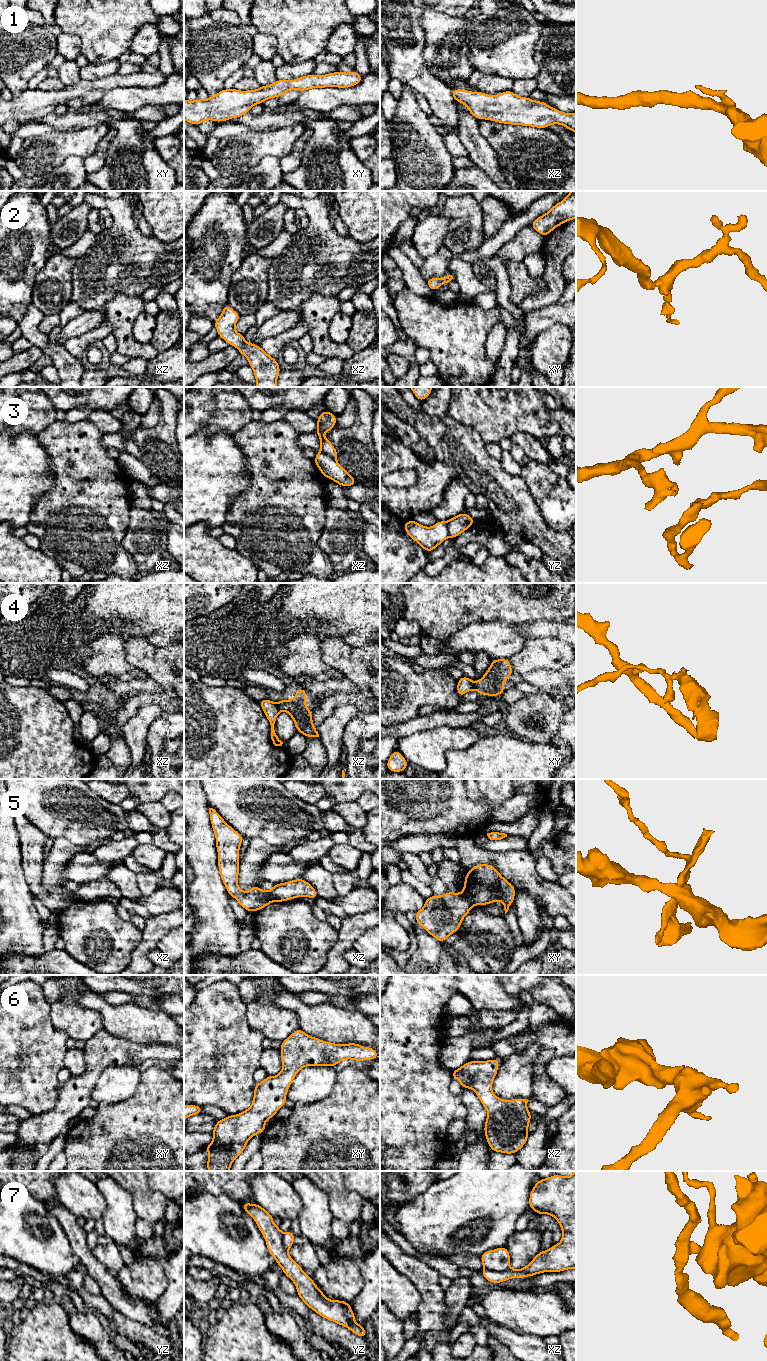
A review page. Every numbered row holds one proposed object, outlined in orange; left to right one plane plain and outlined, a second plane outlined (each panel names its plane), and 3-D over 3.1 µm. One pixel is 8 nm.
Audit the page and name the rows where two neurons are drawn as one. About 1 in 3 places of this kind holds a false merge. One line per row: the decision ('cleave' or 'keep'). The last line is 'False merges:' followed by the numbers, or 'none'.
1: keep
2: keep
3: cleave
4: cleave
5: cleave
6: keep
7: cleave
False merges: 3, 4, 5, 7

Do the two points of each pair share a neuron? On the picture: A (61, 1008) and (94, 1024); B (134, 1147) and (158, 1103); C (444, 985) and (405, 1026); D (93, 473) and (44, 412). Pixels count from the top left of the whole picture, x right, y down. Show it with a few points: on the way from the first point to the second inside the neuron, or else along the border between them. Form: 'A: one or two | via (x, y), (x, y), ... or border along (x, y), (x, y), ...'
A: one | via (69, 1016), (77, 1022), (87, 1022)
B: one | via (145, 1136), (158, 1123), (158, 1114)
C: one | via (434, 995), (413, 1016)
D: two | border along (55, 419), (38, 434)

